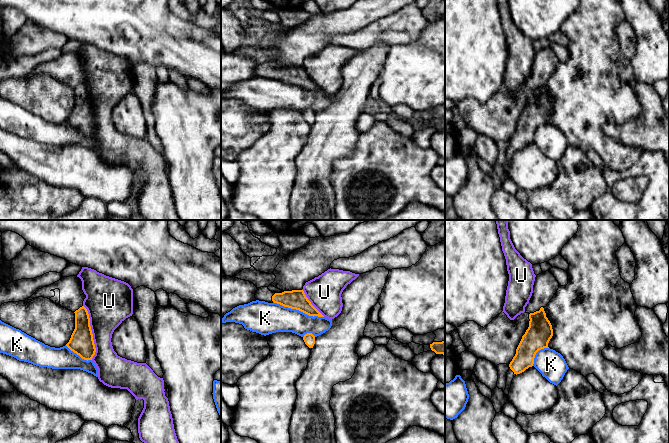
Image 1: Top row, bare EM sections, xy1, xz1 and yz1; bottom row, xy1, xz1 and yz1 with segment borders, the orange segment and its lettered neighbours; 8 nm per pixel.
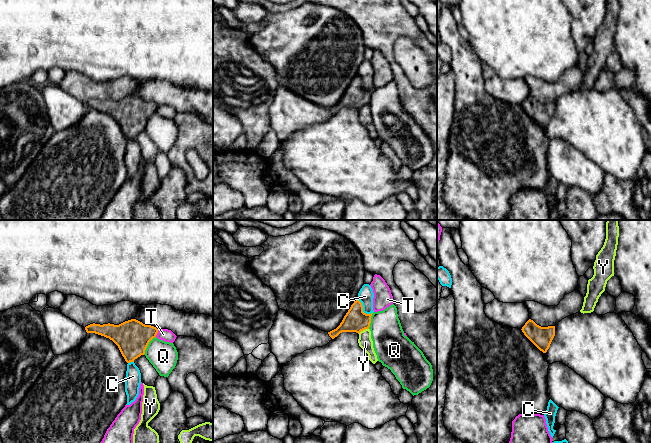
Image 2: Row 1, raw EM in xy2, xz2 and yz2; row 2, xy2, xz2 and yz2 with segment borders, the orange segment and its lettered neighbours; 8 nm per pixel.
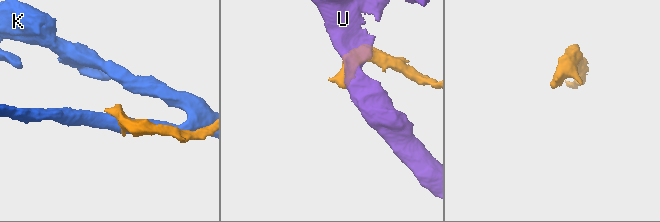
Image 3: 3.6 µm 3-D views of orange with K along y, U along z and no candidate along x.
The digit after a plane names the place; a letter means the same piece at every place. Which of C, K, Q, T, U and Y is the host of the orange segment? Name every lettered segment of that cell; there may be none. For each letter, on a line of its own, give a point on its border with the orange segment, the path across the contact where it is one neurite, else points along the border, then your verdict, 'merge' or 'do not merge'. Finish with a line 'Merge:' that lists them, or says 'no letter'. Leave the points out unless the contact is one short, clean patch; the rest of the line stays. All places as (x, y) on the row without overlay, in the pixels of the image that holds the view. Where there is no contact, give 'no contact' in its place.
C: meets orange in xz2 at (362, 86); do not merge
K: meets orange in xz1 at (298, 85); border along xz1 (273, 77), (298, 85), (309, 91), (323, 93); do not merge
Q: meets orange in xy2 at (147, 121); do not merge
T: meets orange in xy2 at (157, 108); do not merge
U: meets orange in xy1 at (91, 108); do not merge
Y: meets orange in xz2 at (363, 105); border along xz2 (368, 104), (358, 109); do not merge
Merge: no letter

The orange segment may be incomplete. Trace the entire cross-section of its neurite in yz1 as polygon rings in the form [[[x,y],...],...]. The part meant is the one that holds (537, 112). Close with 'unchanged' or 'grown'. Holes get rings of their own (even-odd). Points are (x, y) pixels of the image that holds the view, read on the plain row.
[[[544,84],[529,90],[529,103],[516,125],[516,130],[509,140],[506,164],[503,167],[508,172],[513,154],[534,140],[536,129],[544,124],[549,124],[548,119],[553,112],[553,105],[546,93]]]; grown

